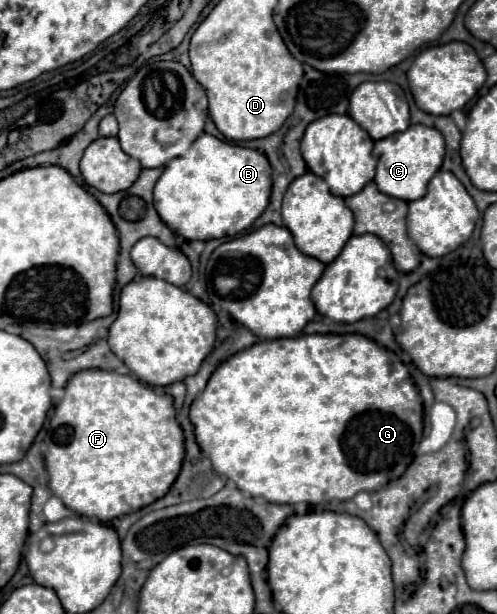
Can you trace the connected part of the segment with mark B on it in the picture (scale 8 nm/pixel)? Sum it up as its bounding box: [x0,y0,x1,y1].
[154,133,272,239]

